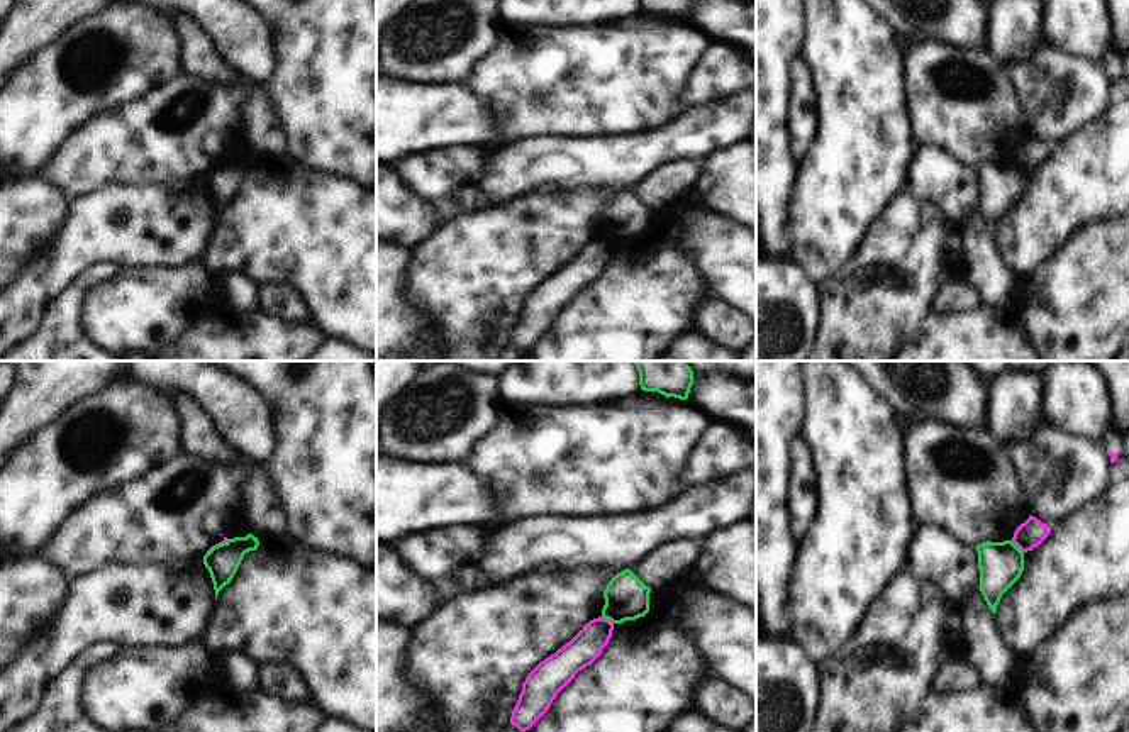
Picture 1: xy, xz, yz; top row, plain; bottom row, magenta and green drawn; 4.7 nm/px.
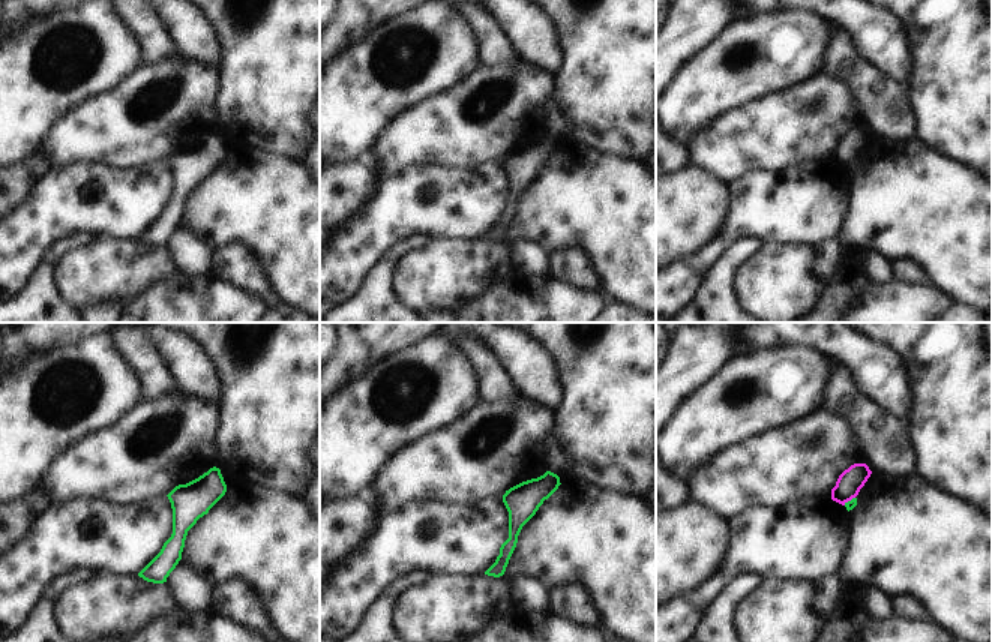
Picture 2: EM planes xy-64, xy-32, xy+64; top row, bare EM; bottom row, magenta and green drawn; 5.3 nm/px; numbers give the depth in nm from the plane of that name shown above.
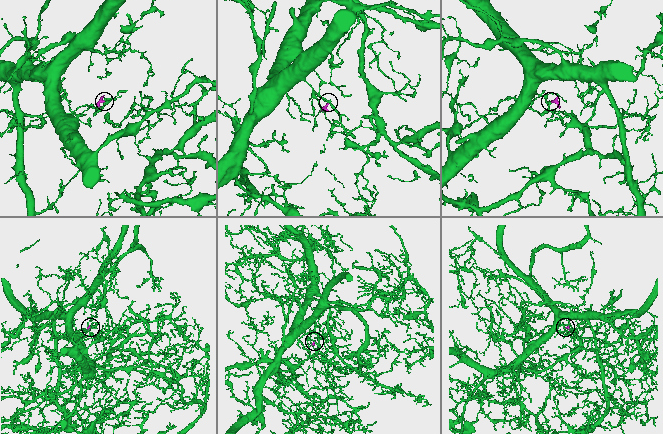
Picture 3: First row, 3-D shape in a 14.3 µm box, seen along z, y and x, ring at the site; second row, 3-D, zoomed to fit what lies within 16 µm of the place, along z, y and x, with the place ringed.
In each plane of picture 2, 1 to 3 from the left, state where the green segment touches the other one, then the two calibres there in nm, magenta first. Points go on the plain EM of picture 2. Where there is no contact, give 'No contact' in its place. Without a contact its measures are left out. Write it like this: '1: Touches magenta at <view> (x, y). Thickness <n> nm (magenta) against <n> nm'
1: No contact
2: No contact
3: Touches magenta at xy+64 (848, 164). Thickness 140 nm (magenta) against 50 nm.

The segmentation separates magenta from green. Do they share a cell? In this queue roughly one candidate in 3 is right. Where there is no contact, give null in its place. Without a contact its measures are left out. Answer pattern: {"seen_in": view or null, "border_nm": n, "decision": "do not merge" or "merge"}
{"seen_in": "xz", "border_nm": 70, "decision": "do not merge"}

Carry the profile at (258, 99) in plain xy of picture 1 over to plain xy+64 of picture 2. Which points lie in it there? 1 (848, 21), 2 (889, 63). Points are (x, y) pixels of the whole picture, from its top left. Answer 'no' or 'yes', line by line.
1: no
2: no

